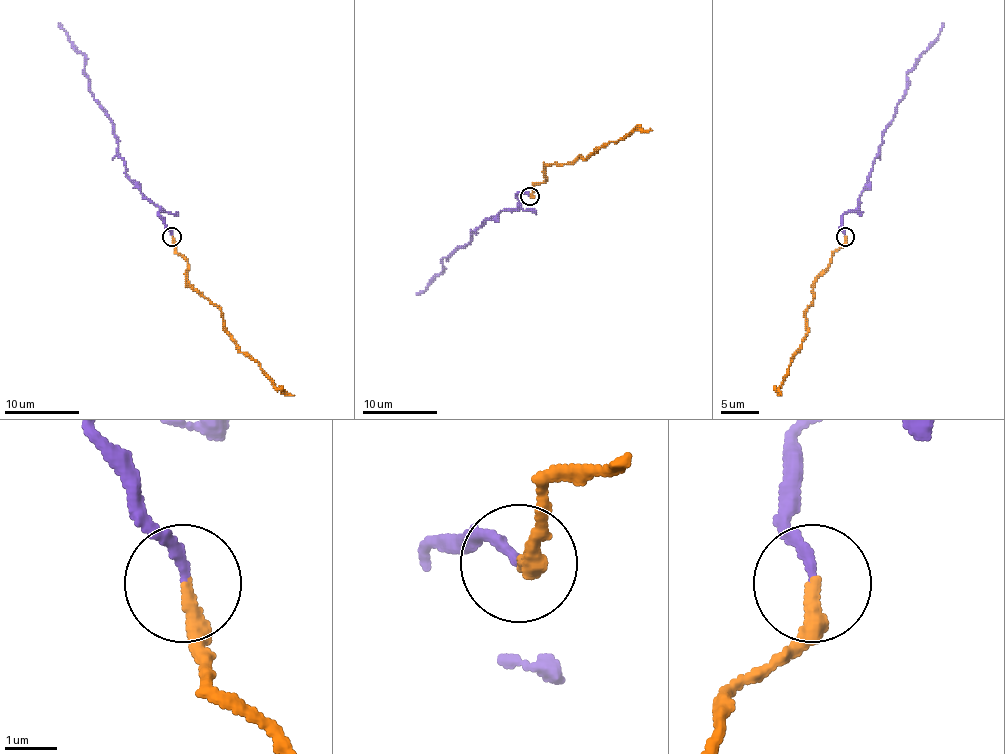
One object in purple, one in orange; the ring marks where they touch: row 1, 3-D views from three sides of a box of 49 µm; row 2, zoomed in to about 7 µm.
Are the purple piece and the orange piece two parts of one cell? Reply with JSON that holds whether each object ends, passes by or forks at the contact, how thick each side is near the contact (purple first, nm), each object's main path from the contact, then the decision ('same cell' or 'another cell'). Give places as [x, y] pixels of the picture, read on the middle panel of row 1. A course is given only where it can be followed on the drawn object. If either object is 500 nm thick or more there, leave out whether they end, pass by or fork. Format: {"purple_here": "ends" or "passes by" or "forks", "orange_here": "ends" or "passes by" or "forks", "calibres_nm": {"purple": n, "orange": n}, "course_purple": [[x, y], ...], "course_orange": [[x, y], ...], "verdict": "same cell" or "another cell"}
{"purple_here": "ends", "orange_here": "ends", "calibres_nm": {"purple": 170, "orange": 300}, "course_purple": [[530, 195], [519, 194], [517, 209], [506, 209], [483, 222], [470, 242], [444, 257], [442, 270], [416, 295]], "course_orange": [[530, 195], [532, 188], [545, 181], [547, 166], [571, 164], [579, 156], [622, 139], [635, 130], [652, 130]], "verdict": "another cell"}

